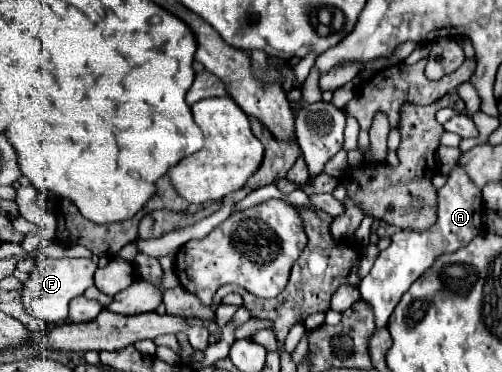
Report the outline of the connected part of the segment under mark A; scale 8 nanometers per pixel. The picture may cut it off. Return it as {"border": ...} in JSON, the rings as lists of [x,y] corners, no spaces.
{"border":[[[455,166],[451,170],[447,184],[439,190],[439,214],[437,216],[439,216],[437,222],[423,232],[412,229],[395,232],[391,236],[391,246],[379,254],[371,272],[361,280],[359,292],[361,292],[361,298],[373,306],[377,328],[387,326],[387,320],[393,308],[397,306],[397,302],[401,300],[401,296],[427,268],[431,268],[431,264],[441,254],[457,252],[459,248],[467,246],[477,234],[483,232],[481,188],[475,188],[473,180],[467,176],[467,172],[463,172],[461,166]]]}

